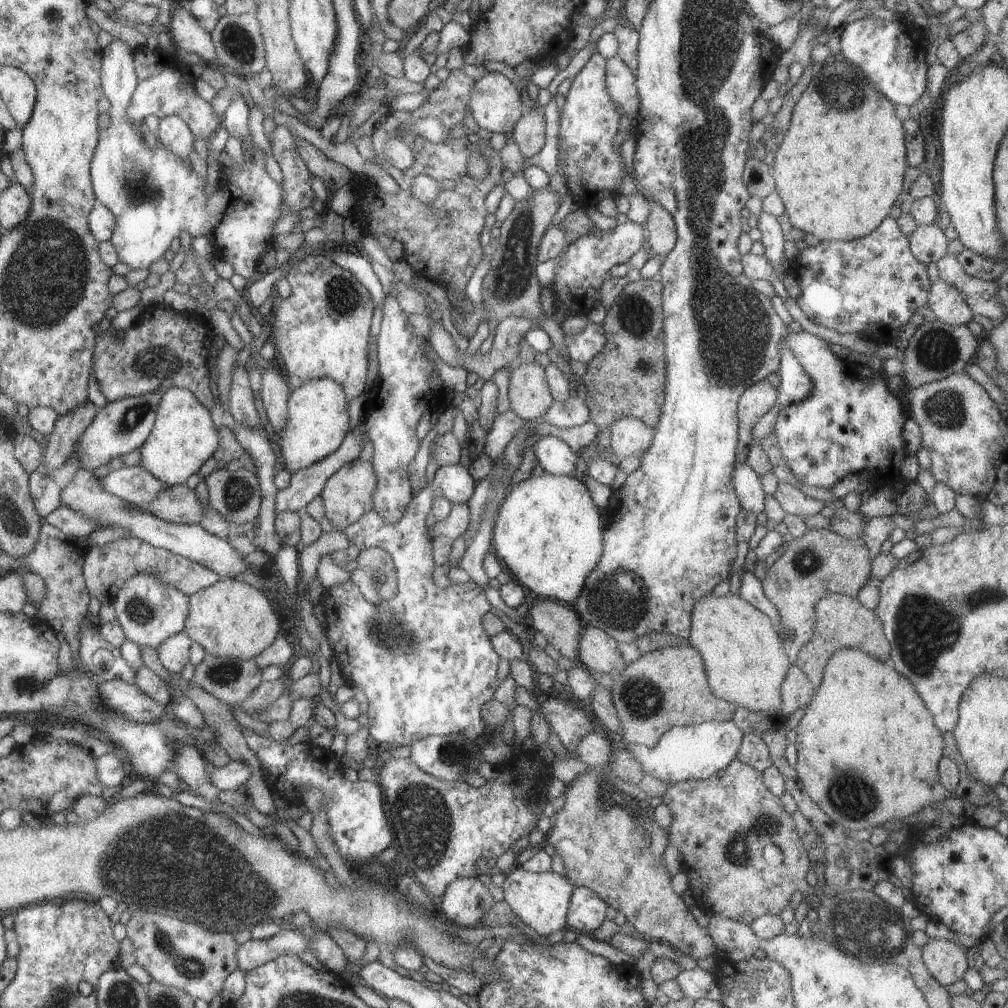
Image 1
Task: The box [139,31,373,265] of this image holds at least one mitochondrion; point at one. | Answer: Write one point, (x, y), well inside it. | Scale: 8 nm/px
(153, 104)

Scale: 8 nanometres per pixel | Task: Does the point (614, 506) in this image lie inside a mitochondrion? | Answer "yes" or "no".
no

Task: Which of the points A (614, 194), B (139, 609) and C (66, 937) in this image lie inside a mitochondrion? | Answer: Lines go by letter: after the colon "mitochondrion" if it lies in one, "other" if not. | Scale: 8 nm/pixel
A: other
B: mitochondrion
C: other

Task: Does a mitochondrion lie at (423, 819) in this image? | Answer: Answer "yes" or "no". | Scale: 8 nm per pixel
yes

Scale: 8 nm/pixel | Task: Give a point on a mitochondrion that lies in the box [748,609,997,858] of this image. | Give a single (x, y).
(850, 790)

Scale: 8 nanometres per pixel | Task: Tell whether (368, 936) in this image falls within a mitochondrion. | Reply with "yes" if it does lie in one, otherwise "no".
no

